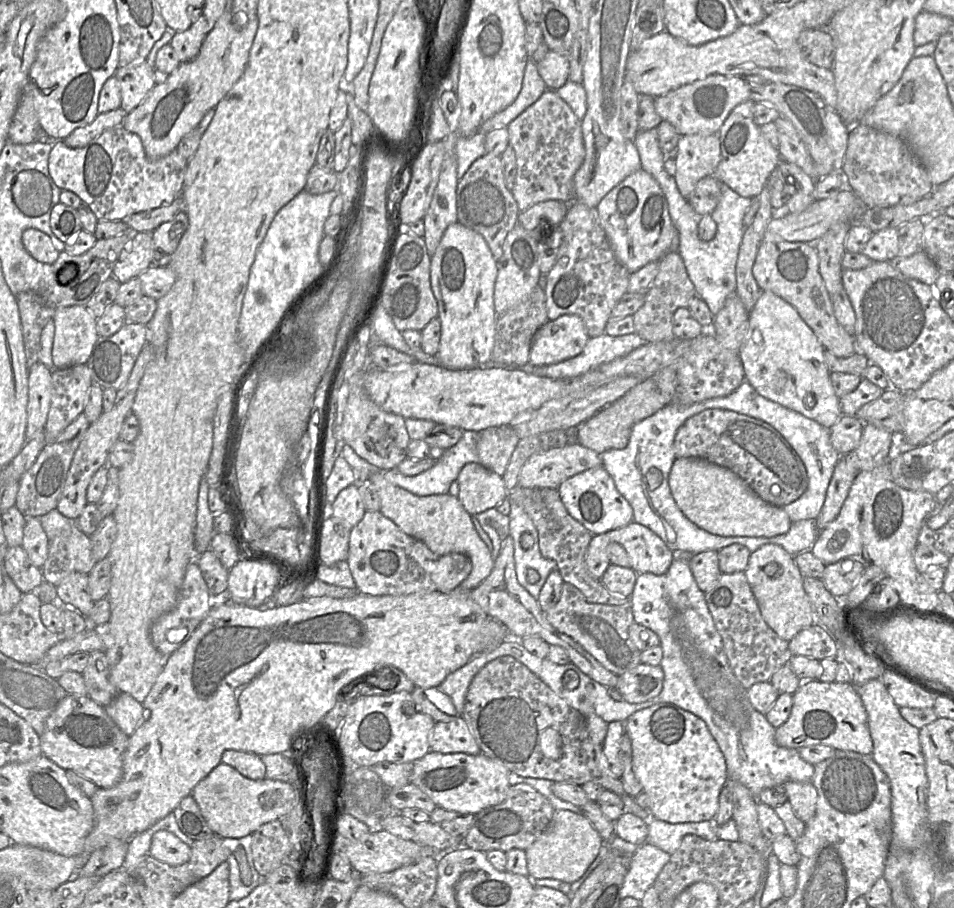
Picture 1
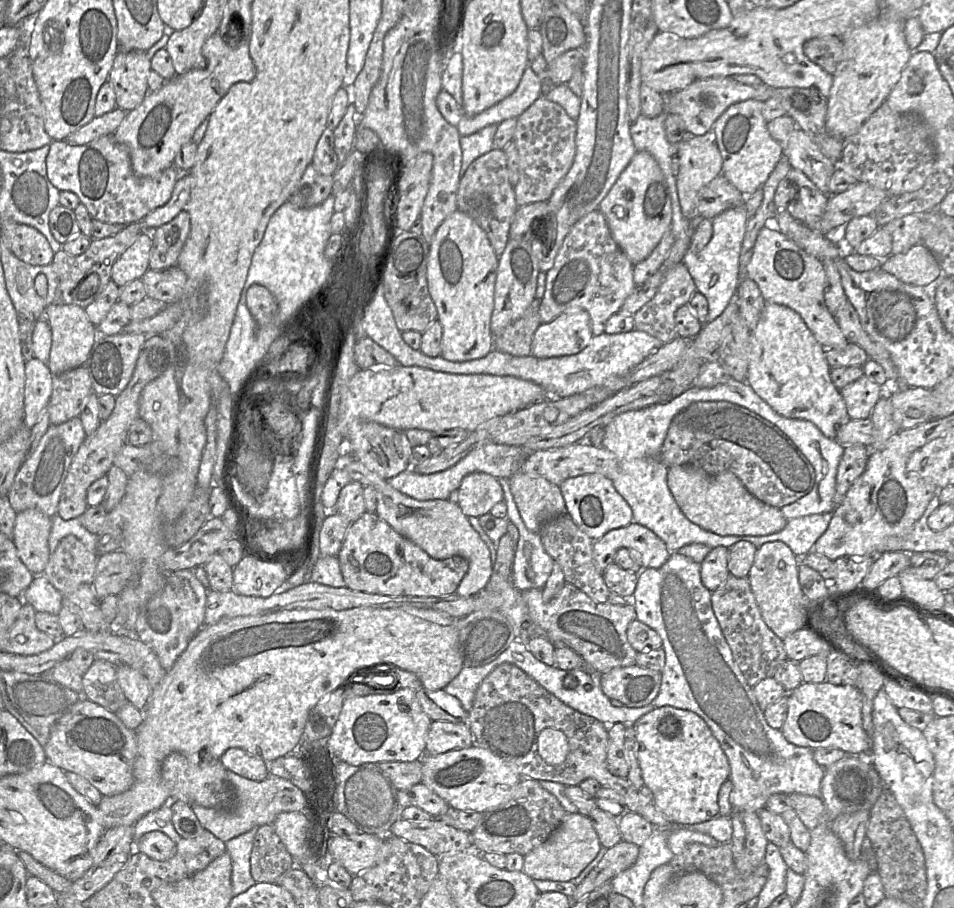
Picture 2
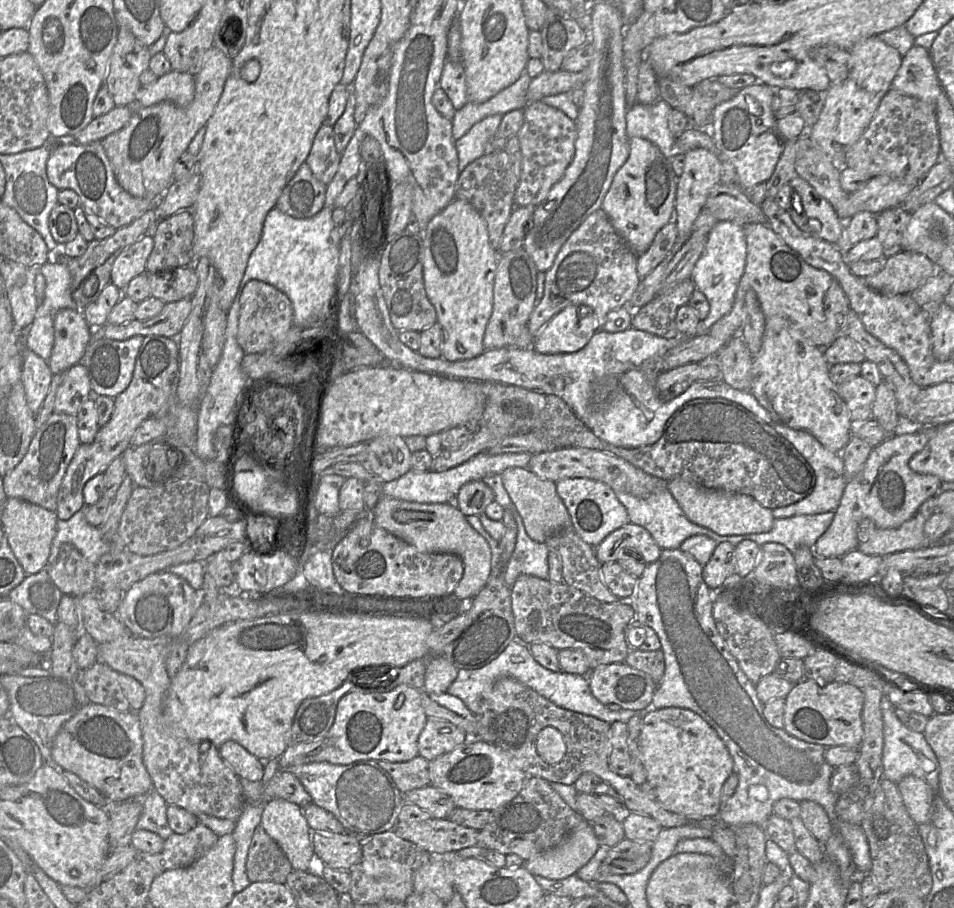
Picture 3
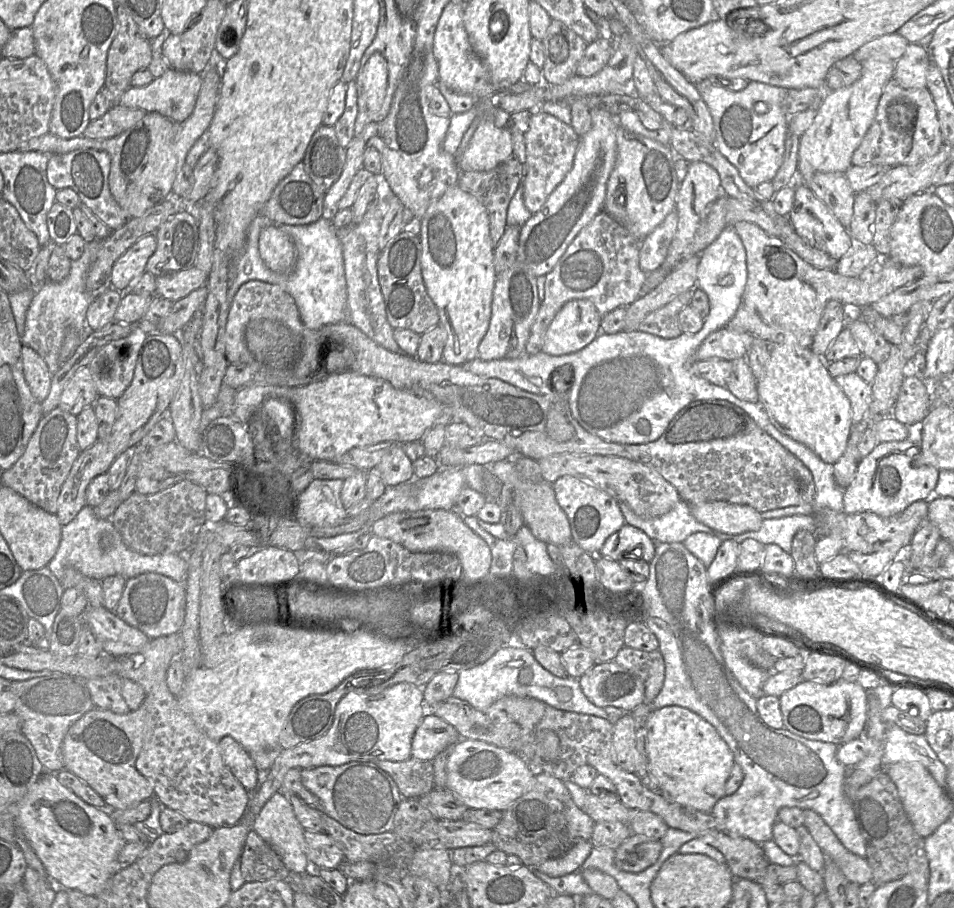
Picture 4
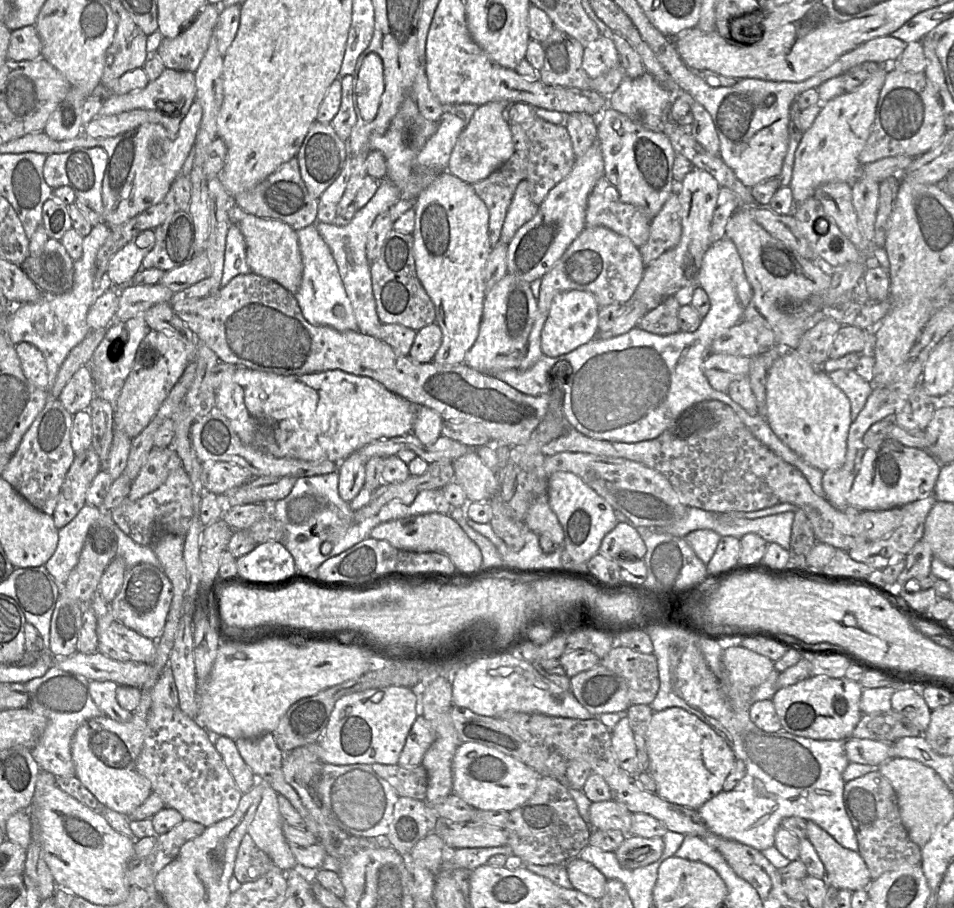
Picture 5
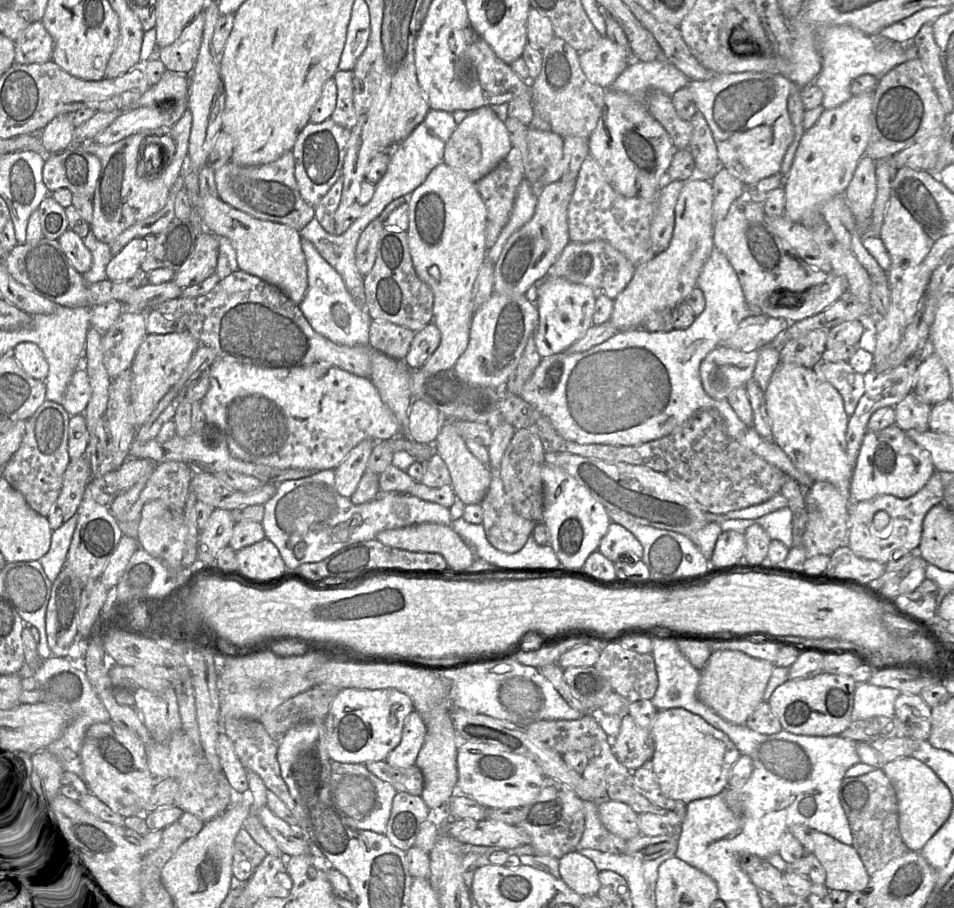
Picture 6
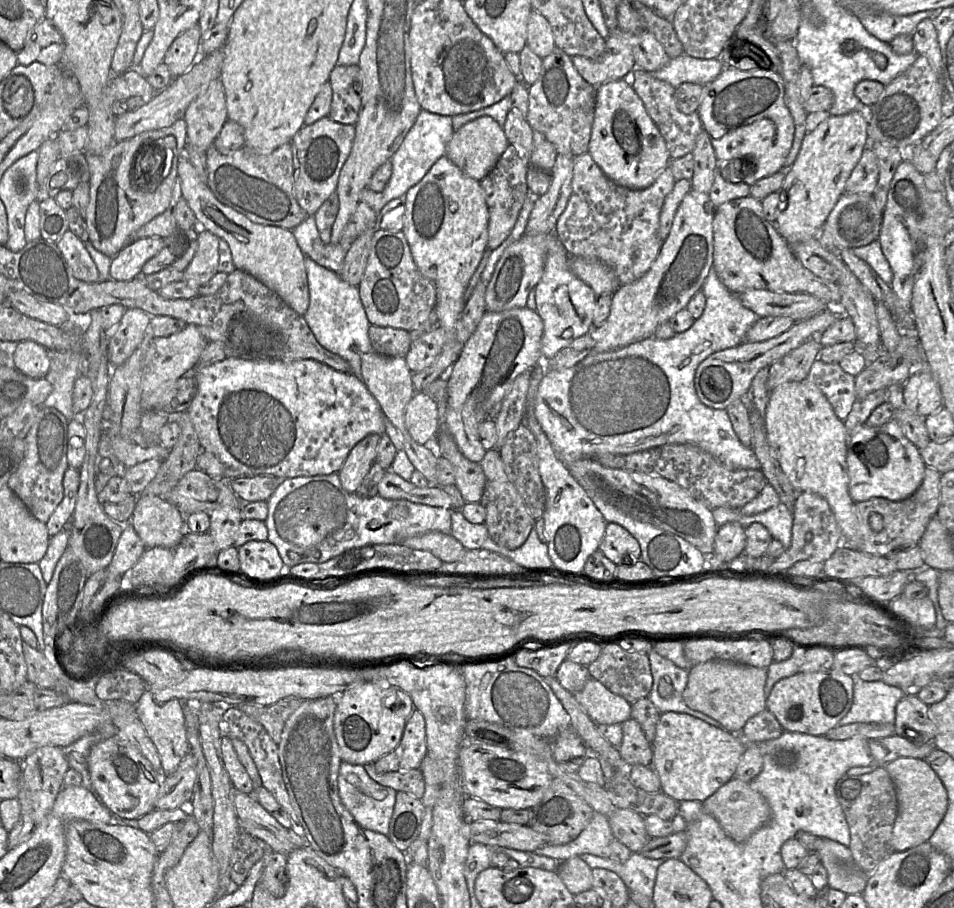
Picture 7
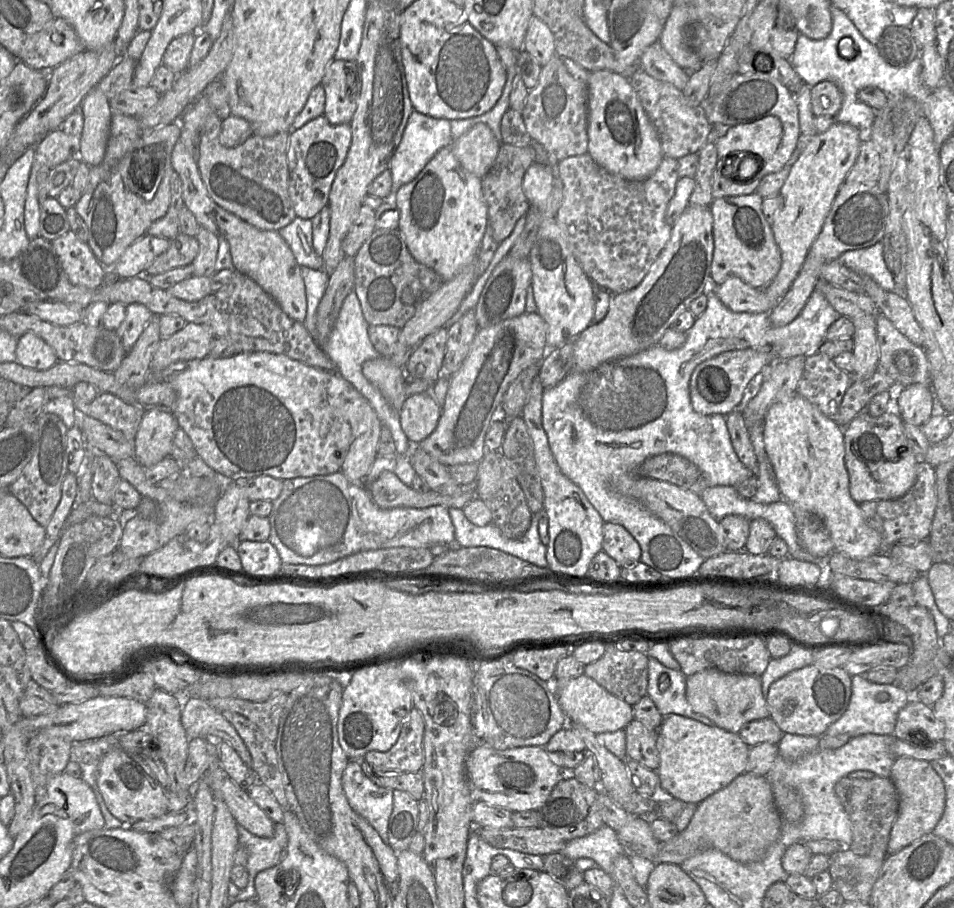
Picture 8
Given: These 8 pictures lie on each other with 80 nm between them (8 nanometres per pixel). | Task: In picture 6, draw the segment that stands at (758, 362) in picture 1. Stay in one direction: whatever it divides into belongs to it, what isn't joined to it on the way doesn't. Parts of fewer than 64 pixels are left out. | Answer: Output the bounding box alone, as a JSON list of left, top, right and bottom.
[765,363,853,502]

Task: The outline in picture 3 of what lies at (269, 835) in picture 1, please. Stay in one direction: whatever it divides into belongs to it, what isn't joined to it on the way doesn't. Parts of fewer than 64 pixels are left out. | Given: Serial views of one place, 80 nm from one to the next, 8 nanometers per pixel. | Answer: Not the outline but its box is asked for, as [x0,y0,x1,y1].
[246,825,292,883]

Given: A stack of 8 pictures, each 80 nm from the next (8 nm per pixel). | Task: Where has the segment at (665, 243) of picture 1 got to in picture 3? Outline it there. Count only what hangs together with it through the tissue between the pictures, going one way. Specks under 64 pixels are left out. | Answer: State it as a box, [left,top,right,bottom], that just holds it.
[601,138,677,256]

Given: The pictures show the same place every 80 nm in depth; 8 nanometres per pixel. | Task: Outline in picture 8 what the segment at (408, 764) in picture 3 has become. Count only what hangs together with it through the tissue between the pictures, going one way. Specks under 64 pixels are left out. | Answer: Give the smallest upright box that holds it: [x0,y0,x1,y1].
[361,760,424,801]

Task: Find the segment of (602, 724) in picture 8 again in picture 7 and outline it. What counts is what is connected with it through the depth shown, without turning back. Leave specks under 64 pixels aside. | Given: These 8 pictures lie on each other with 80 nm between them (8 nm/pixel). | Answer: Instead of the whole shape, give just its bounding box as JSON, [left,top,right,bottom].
[574,677,631,725]

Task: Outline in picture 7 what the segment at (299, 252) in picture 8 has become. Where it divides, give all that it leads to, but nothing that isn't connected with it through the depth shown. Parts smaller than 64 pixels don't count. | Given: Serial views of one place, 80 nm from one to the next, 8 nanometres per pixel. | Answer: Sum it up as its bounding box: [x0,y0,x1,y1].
[291,216,350,272]

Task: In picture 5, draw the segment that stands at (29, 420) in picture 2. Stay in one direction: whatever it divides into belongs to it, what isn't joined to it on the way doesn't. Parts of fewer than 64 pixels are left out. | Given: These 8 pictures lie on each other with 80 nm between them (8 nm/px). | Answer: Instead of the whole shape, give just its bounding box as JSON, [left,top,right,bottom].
[15,342,50,391]

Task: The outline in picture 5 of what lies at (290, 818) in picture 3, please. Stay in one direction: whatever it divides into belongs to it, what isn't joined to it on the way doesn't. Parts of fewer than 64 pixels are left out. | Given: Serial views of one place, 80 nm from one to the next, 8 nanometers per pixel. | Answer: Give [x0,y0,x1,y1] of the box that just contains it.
[247,784,298,871]

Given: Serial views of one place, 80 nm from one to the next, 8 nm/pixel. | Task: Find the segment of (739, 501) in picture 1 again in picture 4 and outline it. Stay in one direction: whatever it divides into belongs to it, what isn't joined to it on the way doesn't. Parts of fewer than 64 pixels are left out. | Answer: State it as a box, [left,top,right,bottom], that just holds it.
[691,501,761,535]

